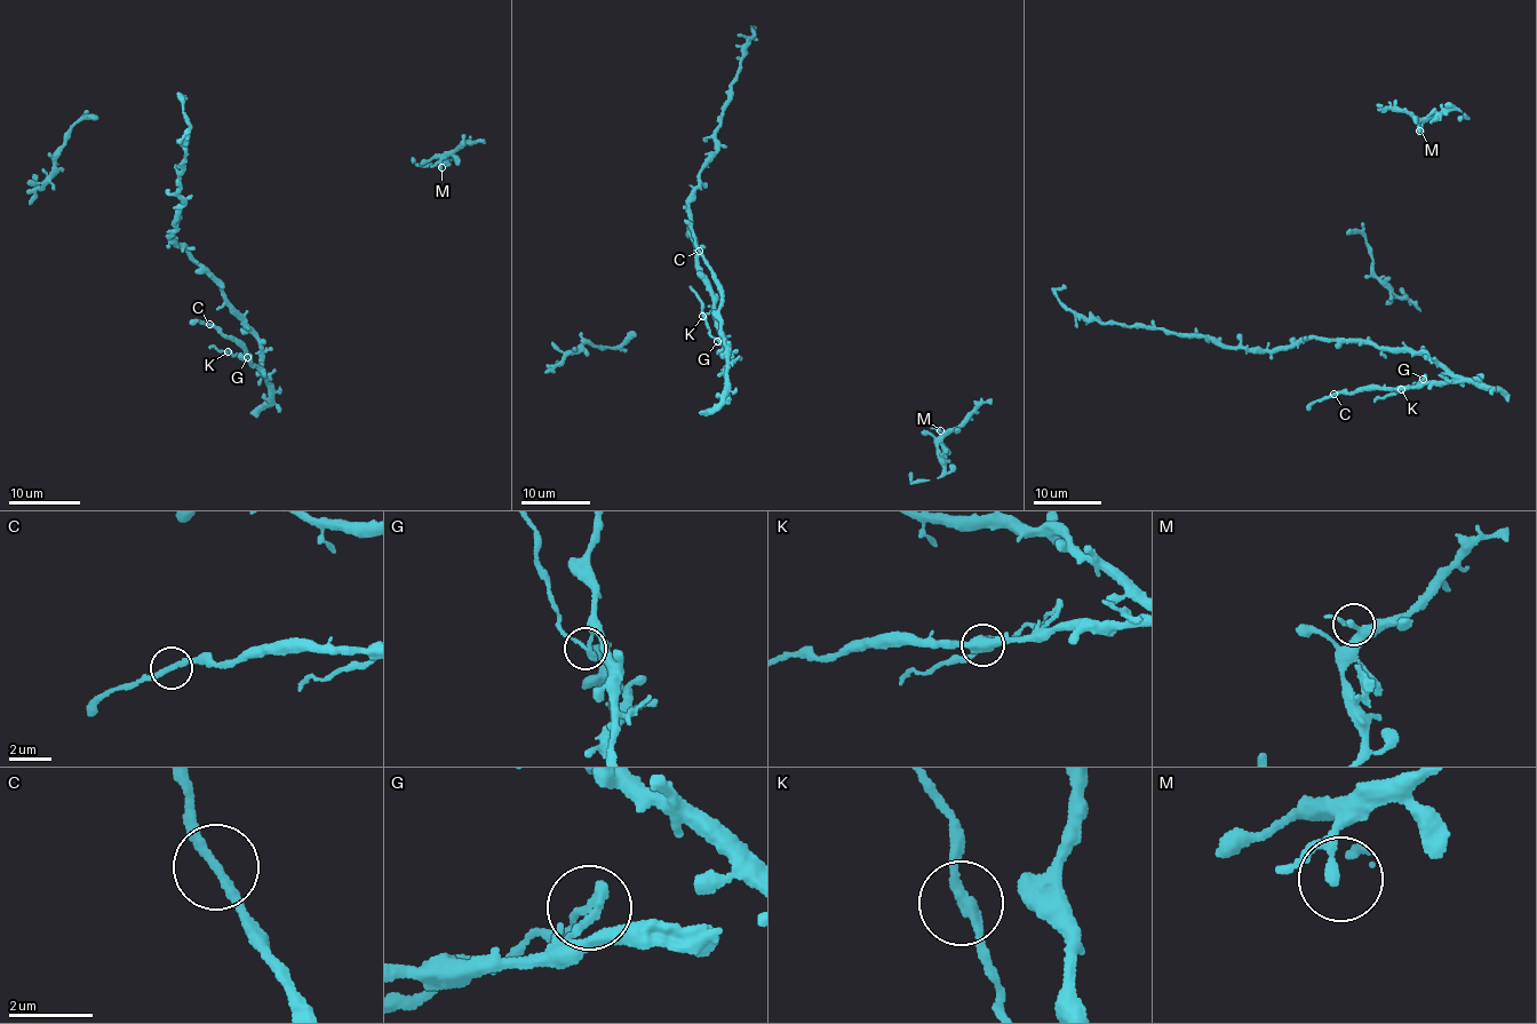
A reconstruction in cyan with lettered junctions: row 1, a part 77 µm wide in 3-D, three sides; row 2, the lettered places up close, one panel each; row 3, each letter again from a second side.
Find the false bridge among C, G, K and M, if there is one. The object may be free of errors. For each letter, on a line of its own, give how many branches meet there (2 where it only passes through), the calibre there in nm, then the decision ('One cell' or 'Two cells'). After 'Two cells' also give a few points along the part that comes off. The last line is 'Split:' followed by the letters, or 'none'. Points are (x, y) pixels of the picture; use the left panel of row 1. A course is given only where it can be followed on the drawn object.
C: Branches: 2. Thickness 240 nm. One cell
G: Branches: 2. Thickness 240 nm. Two cells. Course of the part to remove: (247, 357), (209, 348)
K: Branches: 2. Thickness 260 nm. One cell
M: Branches: 2. Thickness 190 nm. One cell
Split: G

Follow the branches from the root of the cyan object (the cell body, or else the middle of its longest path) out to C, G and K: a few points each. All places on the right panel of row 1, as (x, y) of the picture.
C: (1352, 341), (1420, 351), (1452, 378), (1449, 382), (1398, 389), (1369, 388), (1334, 394)
G: (1352, 341), (1420, 351), (1452, 378), (1449, 382), (1422, 383), (1423, 379)
K: (1352, 341), (1420, 351), (1452, 378), (1449, 382), (1422, 383), (1422, 379), (1401, 389)

